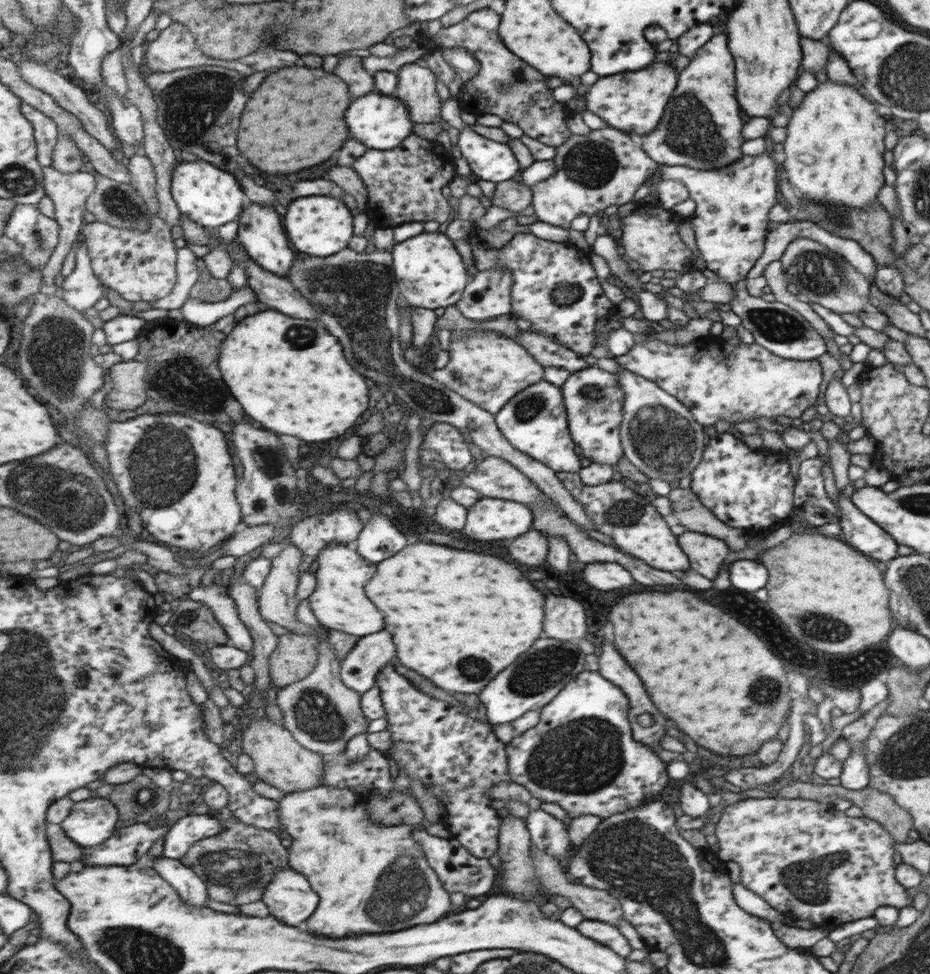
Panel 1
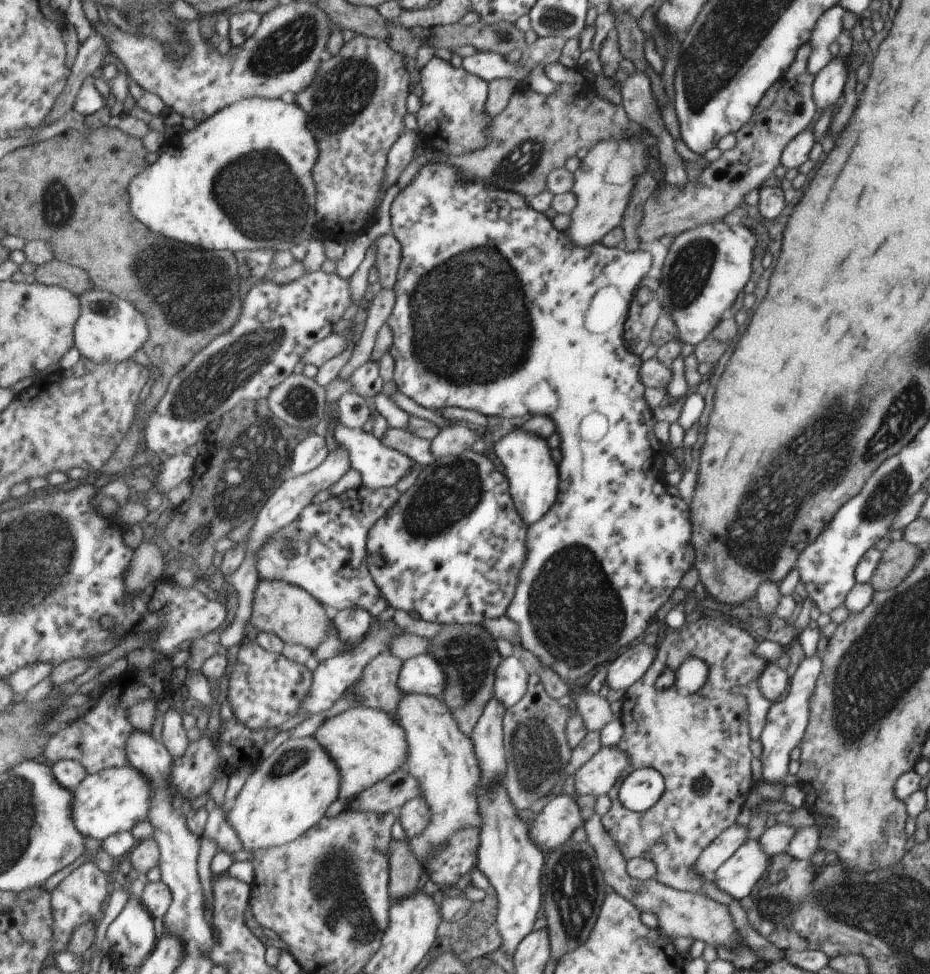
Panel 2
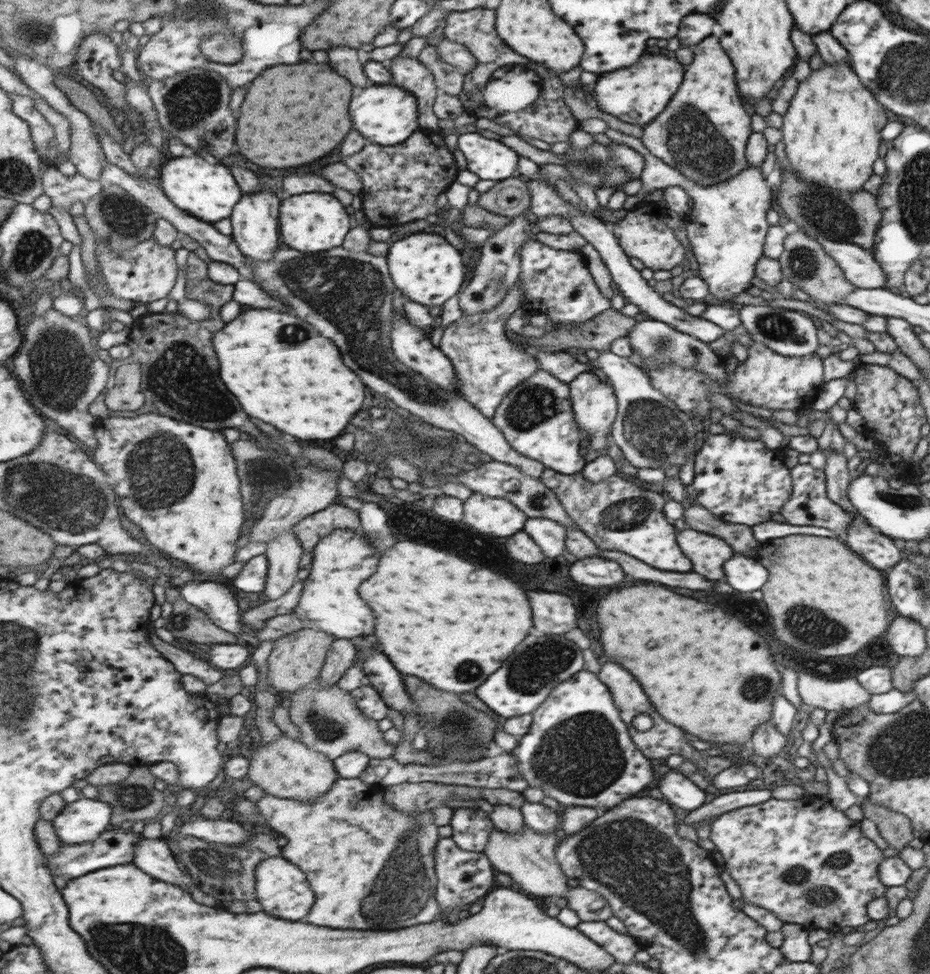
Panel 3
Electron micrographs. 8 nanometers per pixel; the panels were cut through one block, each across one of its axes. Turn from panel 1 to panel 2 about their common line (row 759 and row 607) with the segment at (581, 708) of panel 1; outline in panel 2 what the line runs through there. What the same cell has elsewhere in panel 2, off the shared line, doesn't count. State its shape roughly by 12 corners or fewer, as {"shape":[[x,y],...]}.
{"shape":[[432,157],[389,207],[392,380],[551,416],[561,500],[505,616],[573,682],[693,564],[581,248]]}

